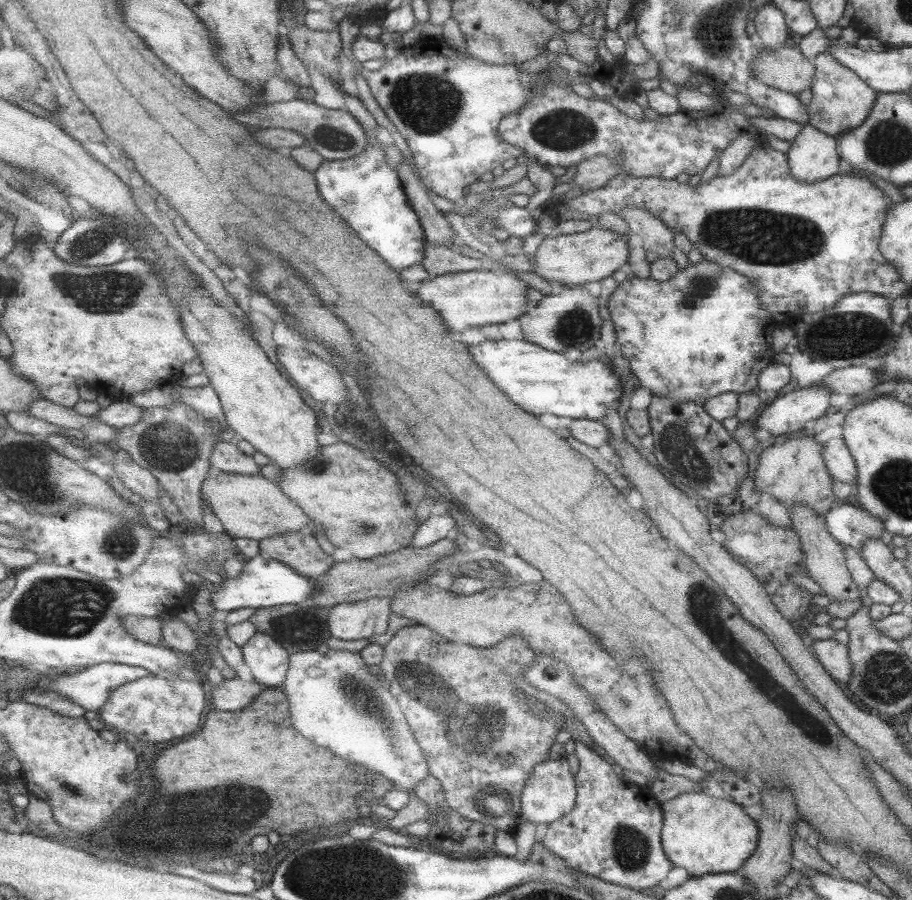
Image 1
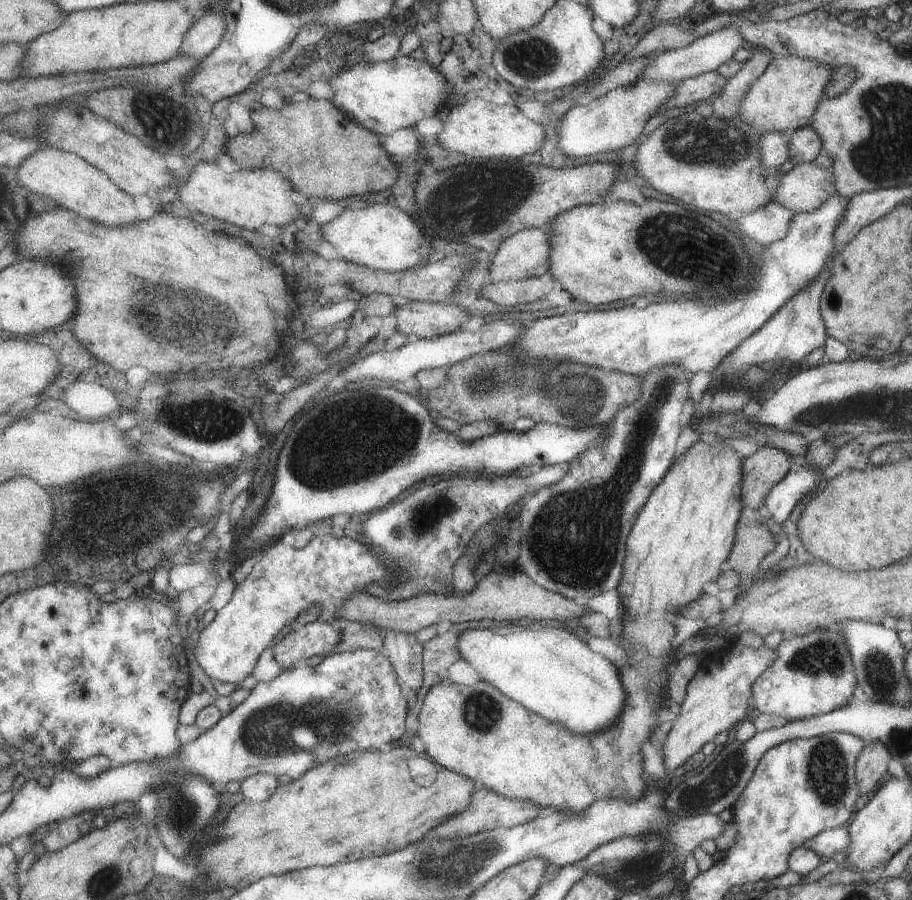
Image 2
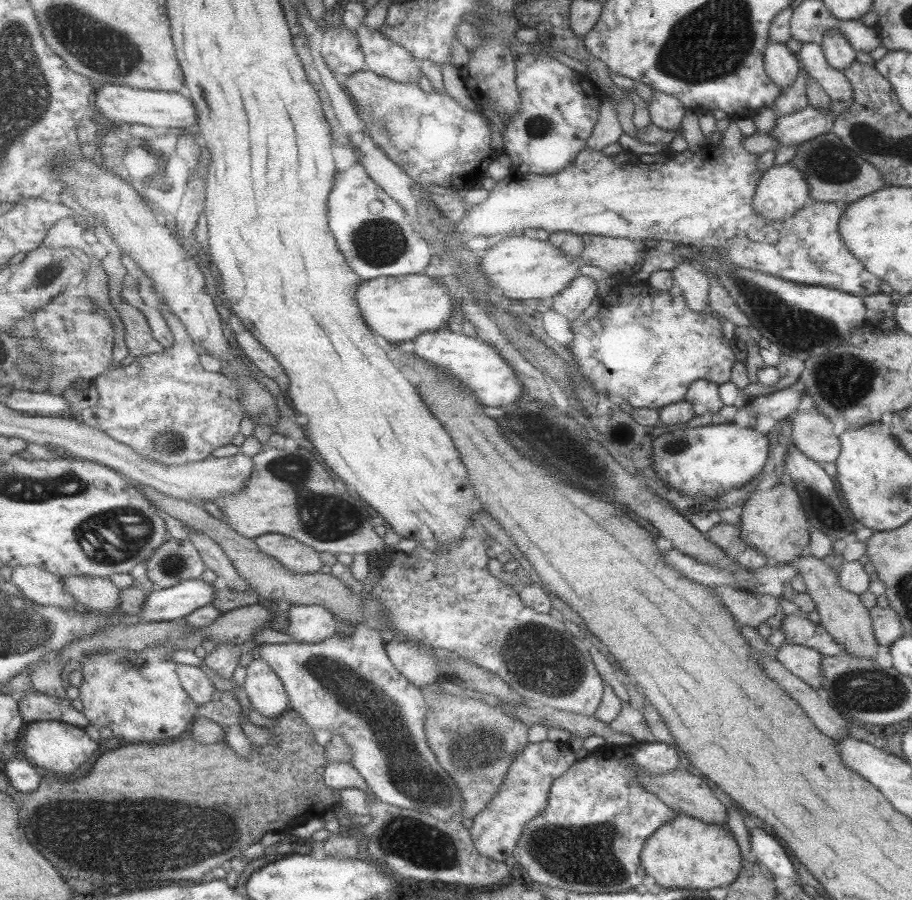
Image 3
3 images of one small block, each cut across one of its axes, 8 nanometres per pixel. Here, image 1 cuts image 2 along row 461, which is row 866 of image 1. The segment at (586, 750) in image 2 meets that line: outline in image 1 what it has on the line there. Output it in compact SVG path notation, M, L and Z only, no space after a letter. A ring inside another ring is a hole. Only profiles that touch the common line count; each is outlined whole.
M707 791L690 792L661 801L660 804L663 811L661 839L664 853L672 861L672 866L686 868L692 877L708 873L734 872L749 860L758 846L760 834L758 823L748 816L742 805L737 804L728 795L720 799L709 796Z

